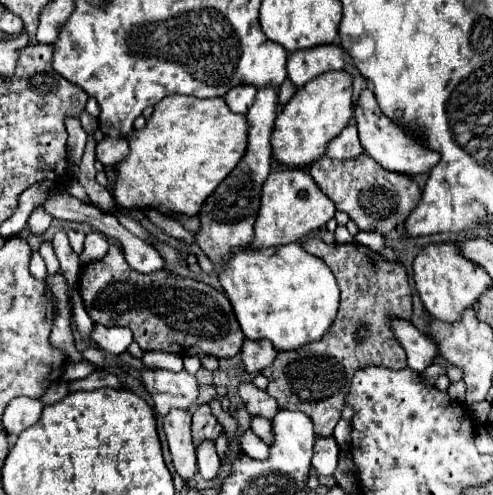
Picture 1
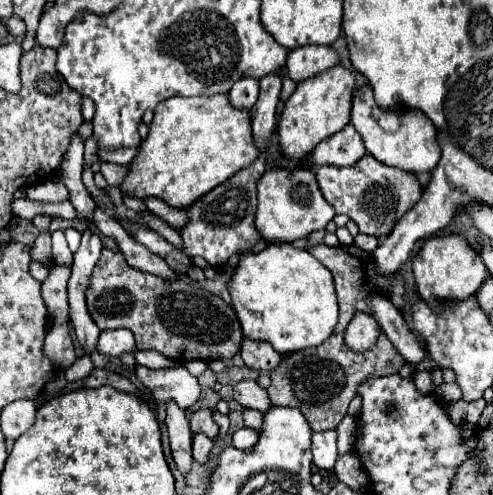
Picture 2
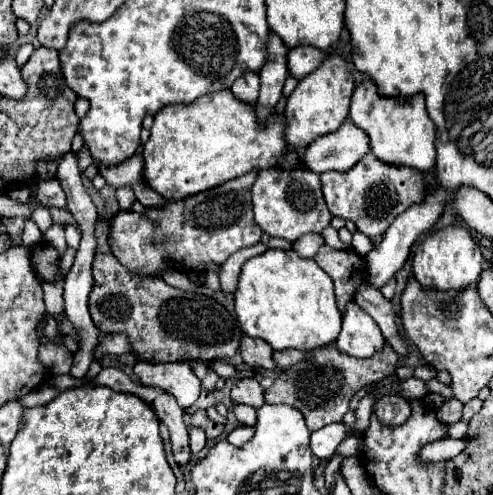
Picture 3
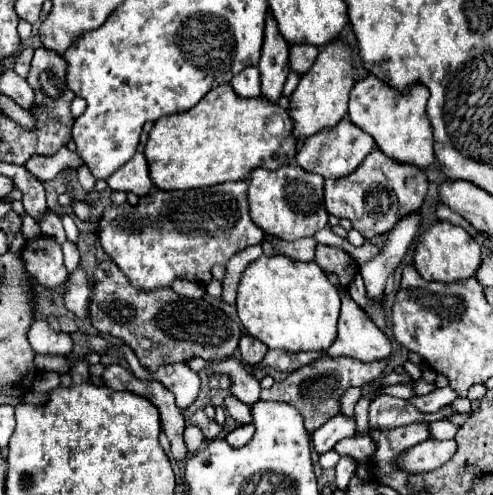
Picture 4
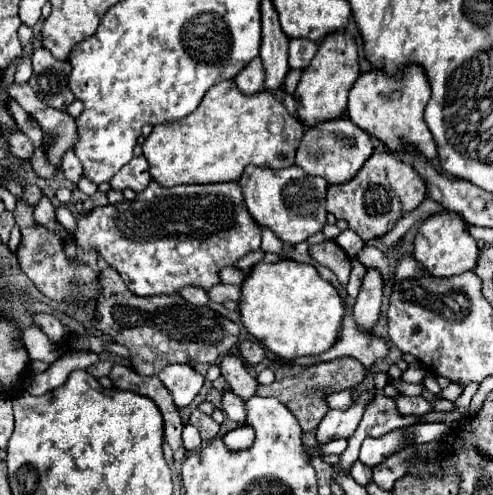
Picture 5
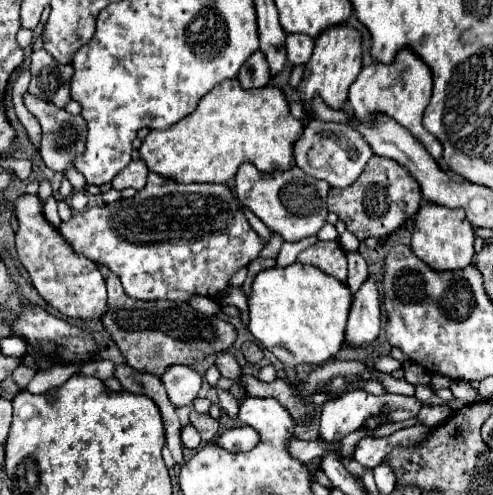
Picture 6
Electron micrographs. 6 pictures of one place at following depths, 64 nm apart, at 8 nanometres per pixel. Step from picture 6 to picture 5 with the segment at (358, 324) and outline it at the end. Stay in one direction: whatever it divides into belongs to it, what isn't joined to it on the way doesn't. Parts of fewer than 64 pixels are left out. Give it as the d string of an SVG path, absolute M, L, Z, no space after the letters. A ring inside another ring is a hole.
M368 268L364 276L362 290L354 302L354 316L358 324L366 330L372 330L378 314L380 314L380 302L382 302L382 288L384 288L384 278L376 268Z

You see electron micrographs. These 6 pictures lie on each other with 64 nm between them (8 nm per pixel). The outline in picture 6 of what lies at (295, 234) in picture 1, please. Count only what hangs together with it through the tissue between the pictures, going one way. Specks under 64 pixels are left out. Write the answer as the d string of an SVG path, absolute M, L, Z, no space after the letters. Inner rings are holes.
M242 164L236 174L236 194L238 200L254 212L274 234L282 236L286 242L298 242L316 234L322 224L326 222L326 196L328 196L328 182L312 178L304 174L298 166L282 172L258 172L252 164Z

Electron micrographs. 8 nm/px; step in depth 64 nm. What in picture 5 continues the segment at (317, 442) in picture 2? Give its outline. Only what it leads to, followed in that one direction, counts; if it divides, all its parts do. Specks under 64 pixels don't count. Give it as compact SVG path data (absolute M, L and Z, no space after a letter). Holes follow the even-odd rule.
M362 392L356 396L354 404L342 412L342 410L330 410L324 420L320 422L320 426L316 428L316 440L318 444L328 444L336 438L350 438L354 434L354 430L358 428L362 414L366 410L366 406L370 404L372 396L368 392Z

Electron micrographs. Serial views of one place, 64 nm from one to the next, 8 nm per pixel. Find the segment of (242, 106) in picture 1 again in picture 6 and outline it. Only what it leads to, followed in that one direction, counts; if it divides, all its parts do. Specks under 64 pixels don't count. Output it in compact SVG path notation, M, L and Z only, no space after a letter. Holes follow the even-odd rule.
M254 52L248 62L244 64L244 68L240 68L238 74L240 86L244 90L254 90L254 88L264 88L266 84L270 84L270 72L268 72L268 62L264 60L262 52Z

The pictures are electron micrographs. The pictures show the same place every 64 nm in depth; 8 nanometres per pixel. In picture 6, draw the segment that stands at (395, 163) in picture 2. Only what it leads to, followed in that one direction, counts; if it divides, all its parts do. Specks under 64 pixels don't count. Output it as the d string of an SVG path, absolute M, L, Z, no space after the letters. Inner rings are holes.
M402 50L398 54L398 60L390 66L374 62L374 64L362 68L358 78L350 86L348 102L352 106L352 116L360 122L368 122L376 114L390 116L400 126L404 126L428 150L428 154L434 160L438 160L438 158L442 158L442 146L422 124L422 114L430 102L430 92L432 92L430 68L410 50Z

